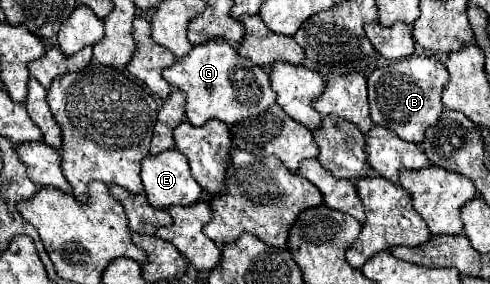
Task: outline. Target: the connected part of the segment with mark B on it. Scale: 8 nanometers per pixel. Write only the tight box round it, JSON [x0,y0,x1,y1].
[367,55,449,143]

